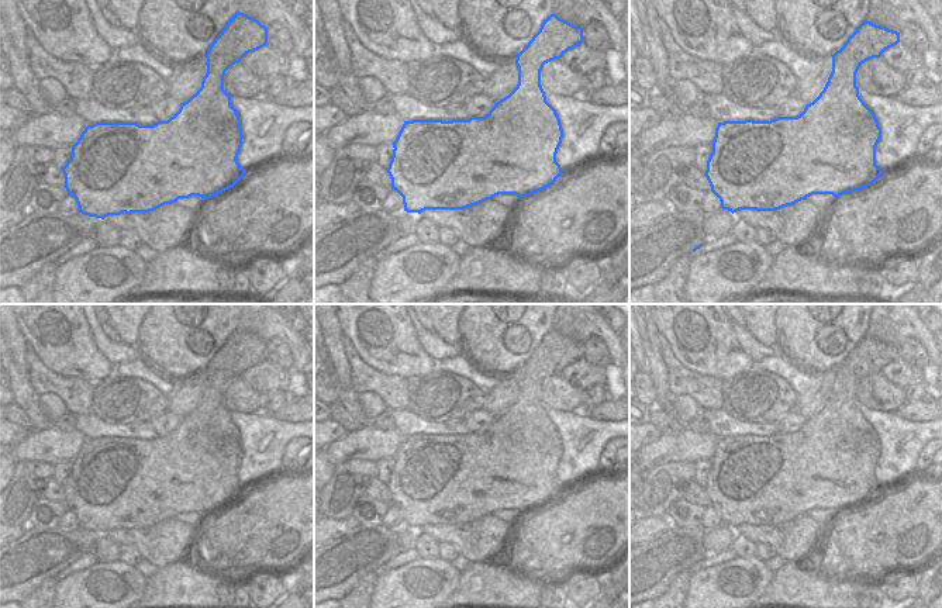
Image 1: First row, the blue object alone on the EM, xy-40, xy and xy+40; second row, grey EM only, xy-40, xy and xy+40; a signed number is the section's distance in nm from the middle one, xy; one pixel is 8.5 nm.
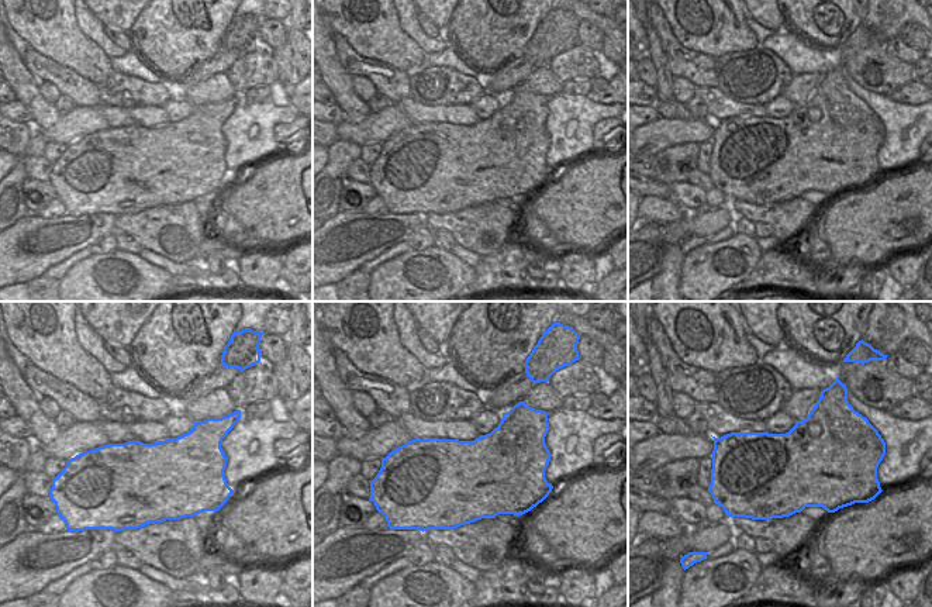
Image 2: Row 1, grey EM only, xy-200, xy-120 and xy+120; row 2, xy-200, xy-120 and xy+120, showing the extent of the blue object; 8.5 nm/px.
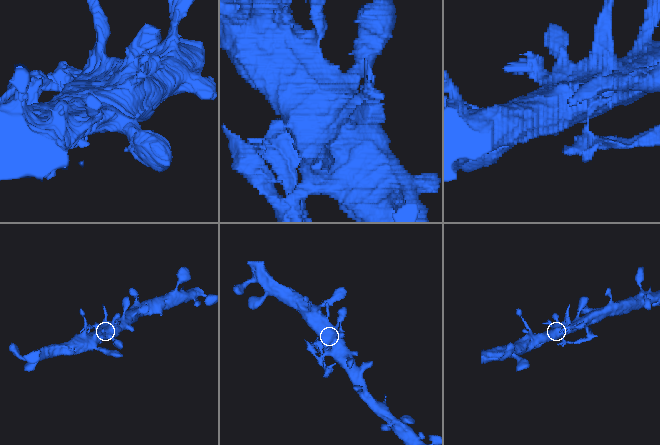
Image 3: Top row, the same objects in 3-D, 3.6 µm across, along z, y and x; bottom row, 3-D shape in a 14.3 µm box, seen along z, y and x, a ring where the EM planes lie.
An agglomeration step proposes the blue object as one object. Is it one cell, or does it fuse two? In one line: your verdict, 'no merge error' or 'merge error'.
no merge error

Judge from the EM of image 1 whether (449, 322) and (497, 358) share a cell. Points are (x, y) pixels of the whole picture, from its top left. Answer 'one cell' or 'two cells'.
two cells

